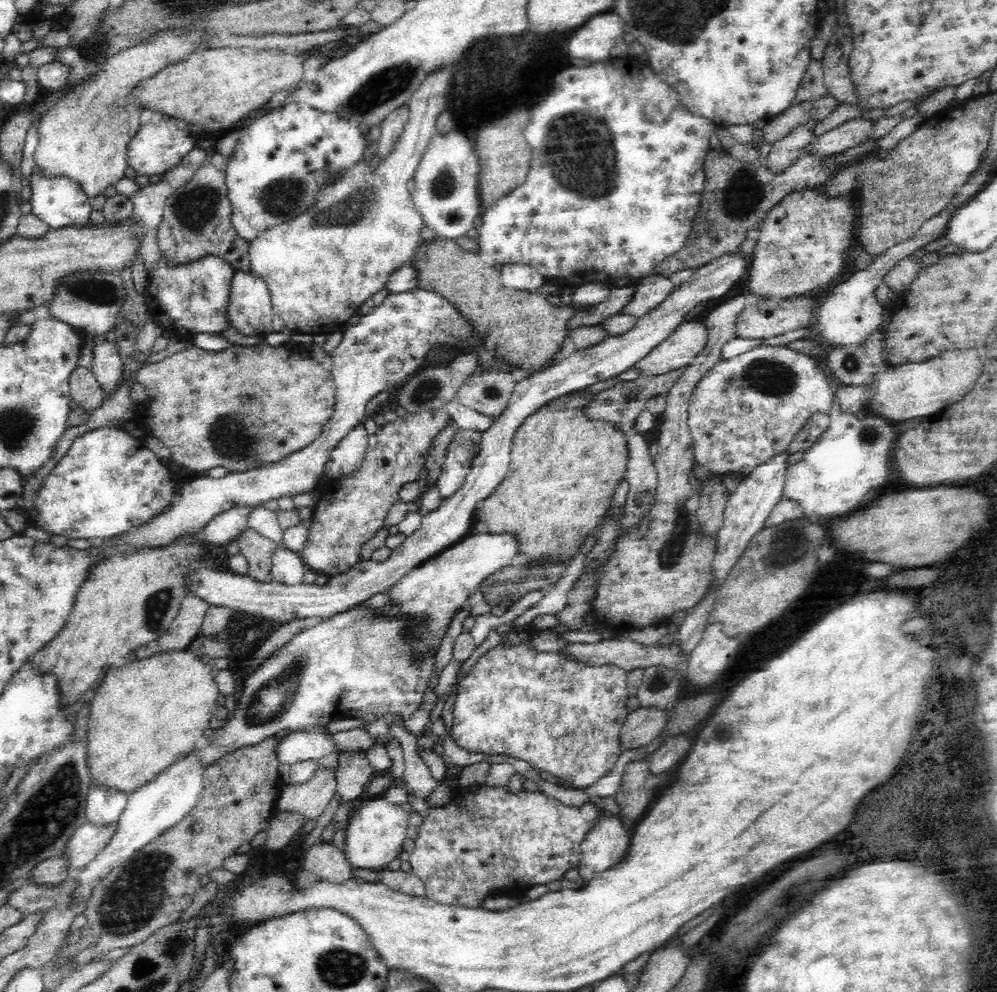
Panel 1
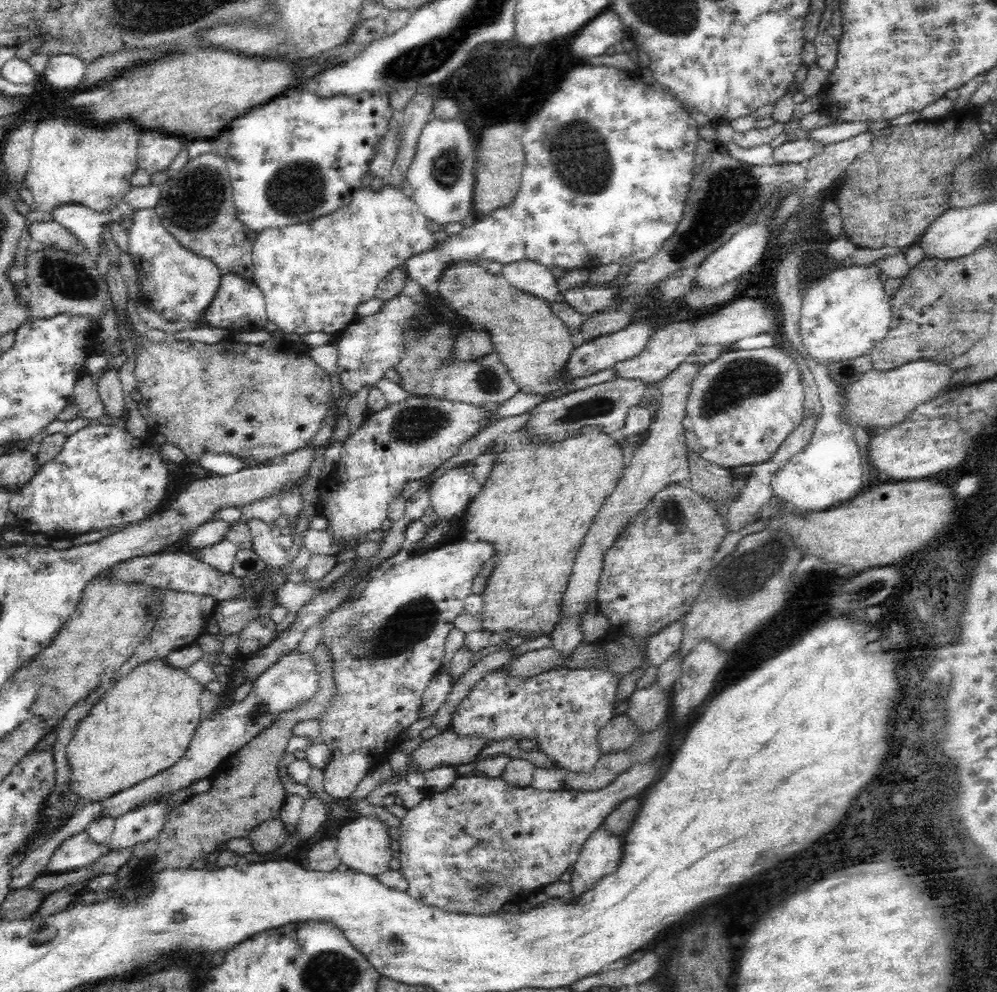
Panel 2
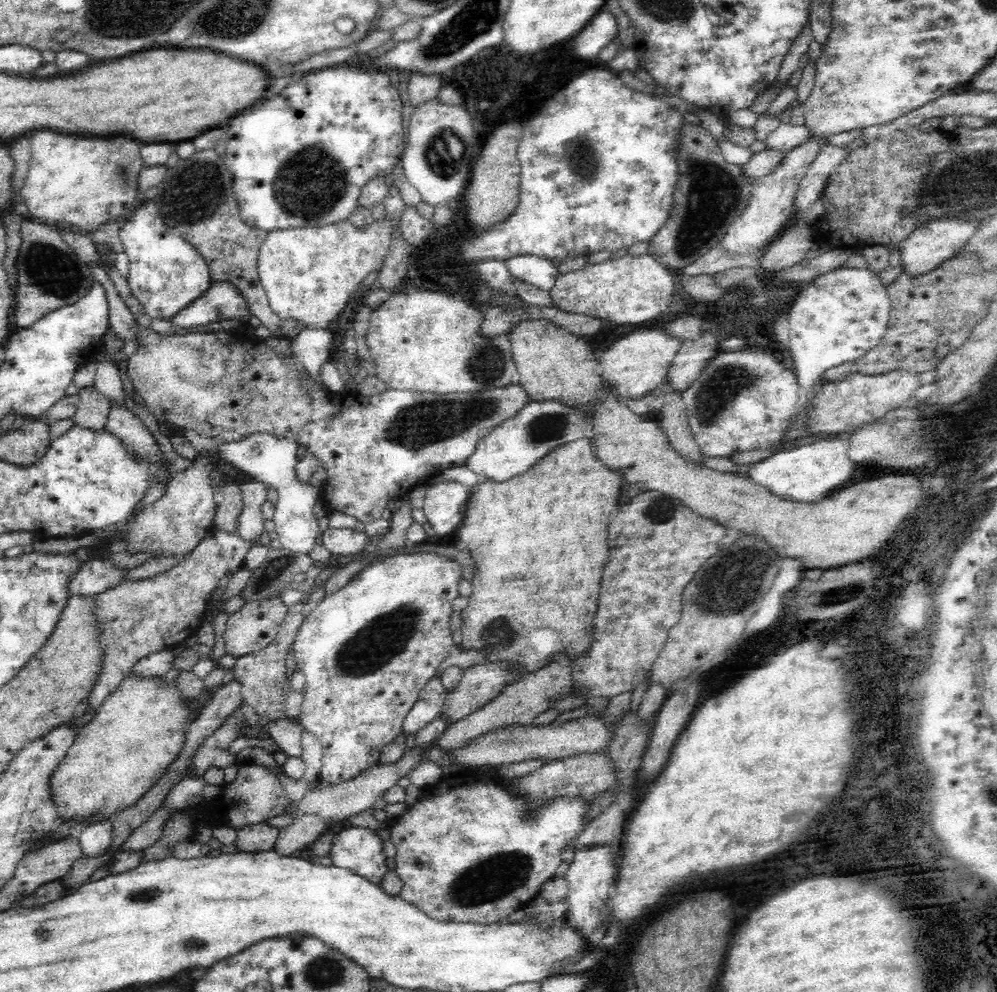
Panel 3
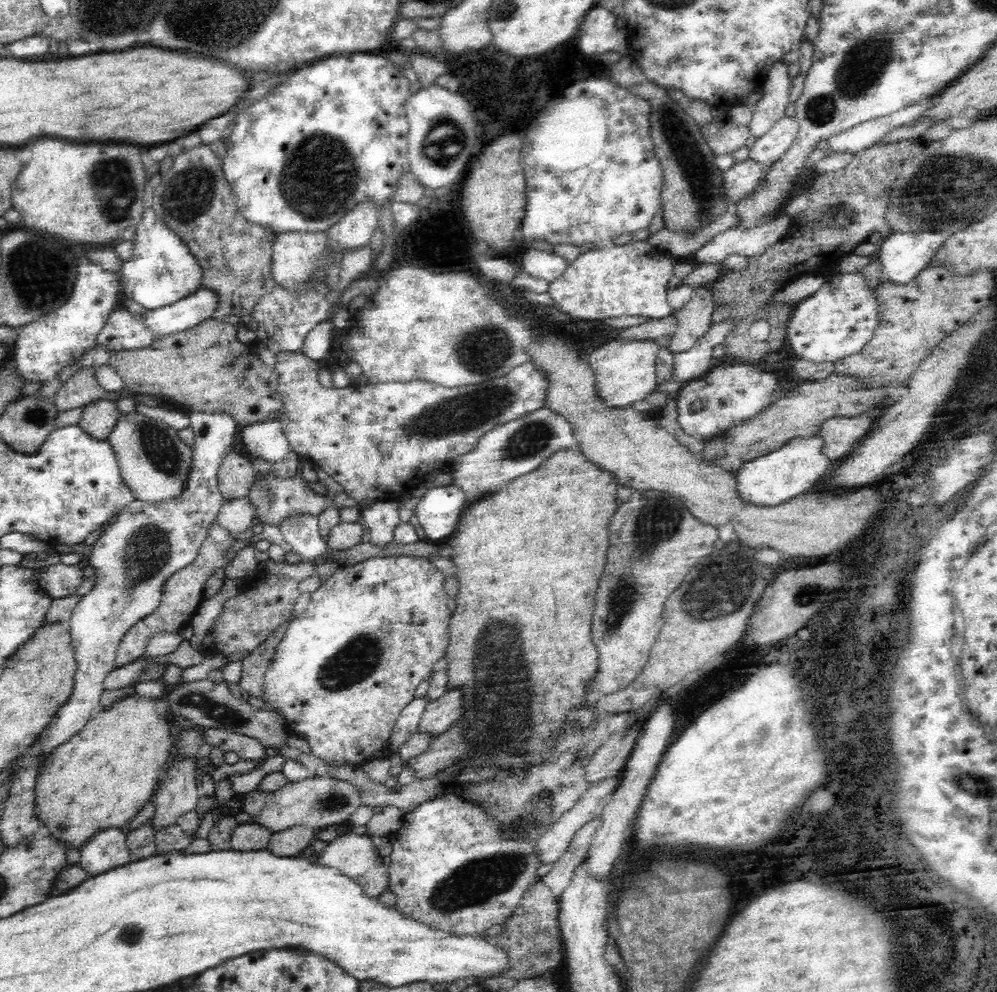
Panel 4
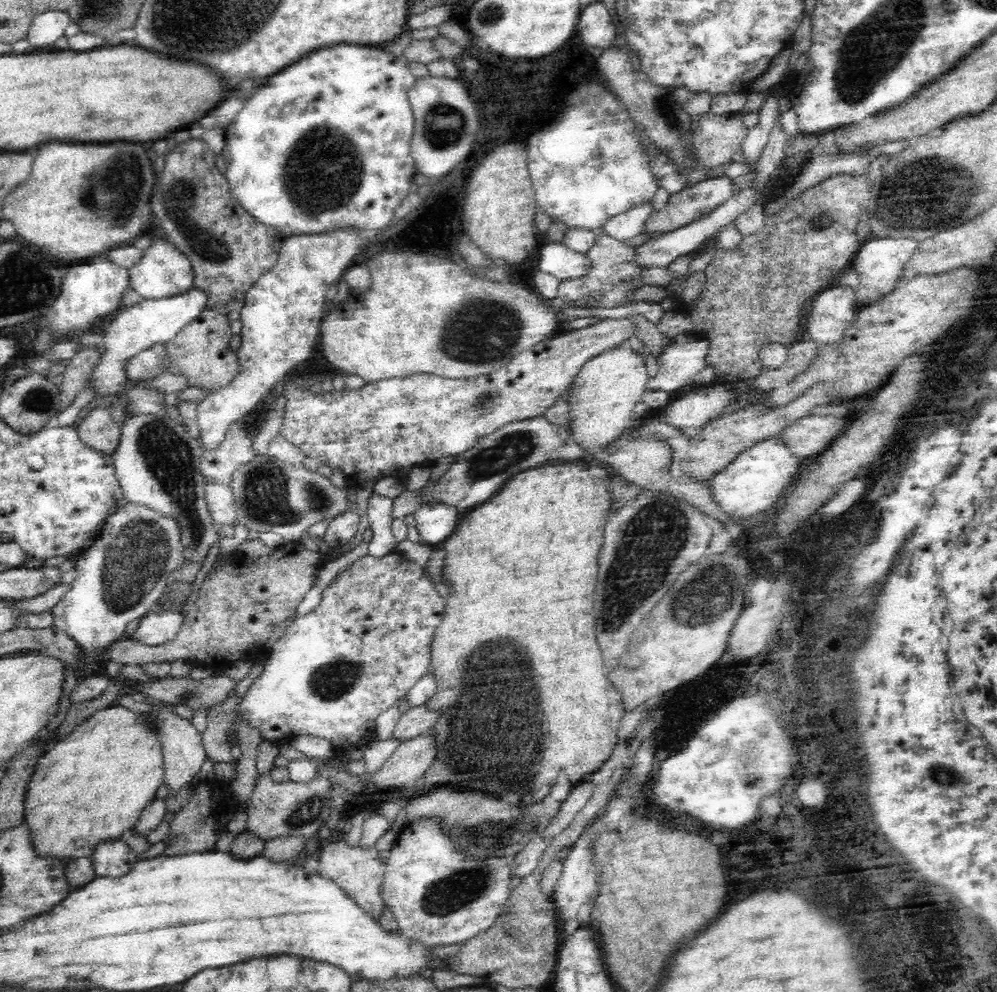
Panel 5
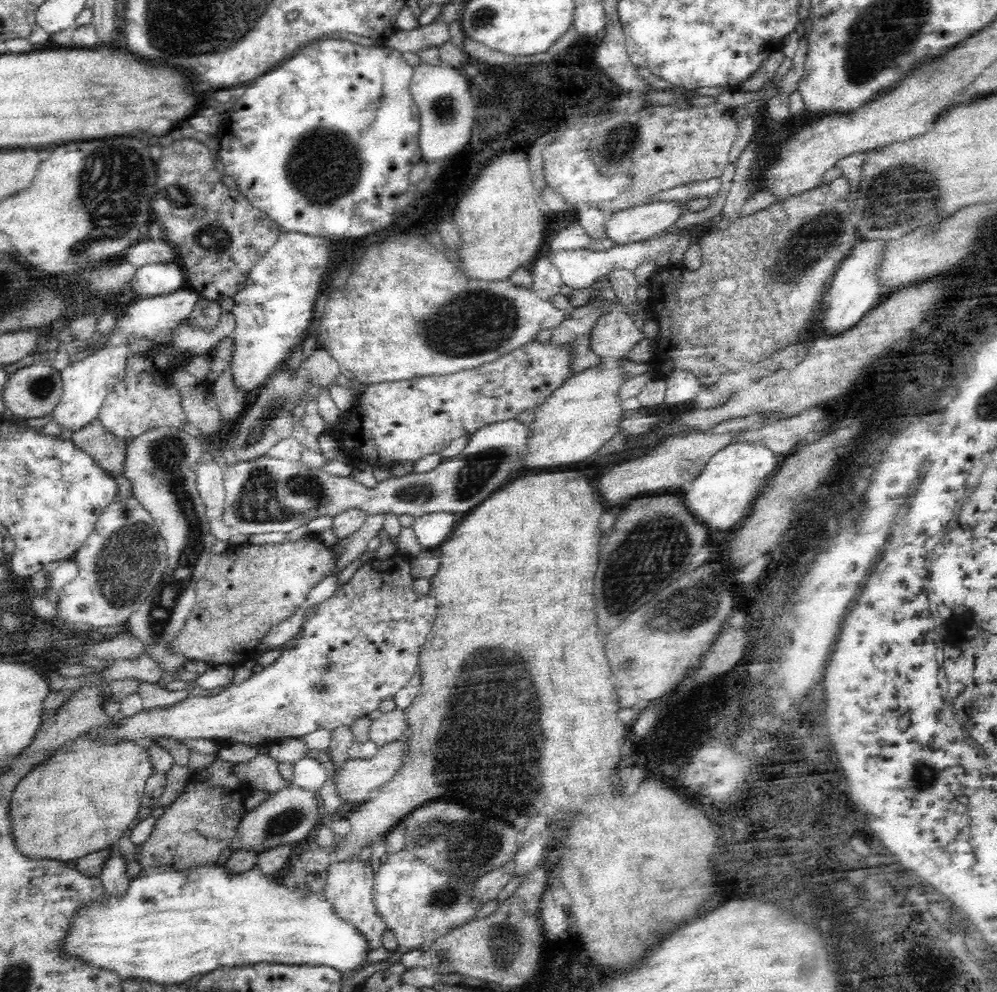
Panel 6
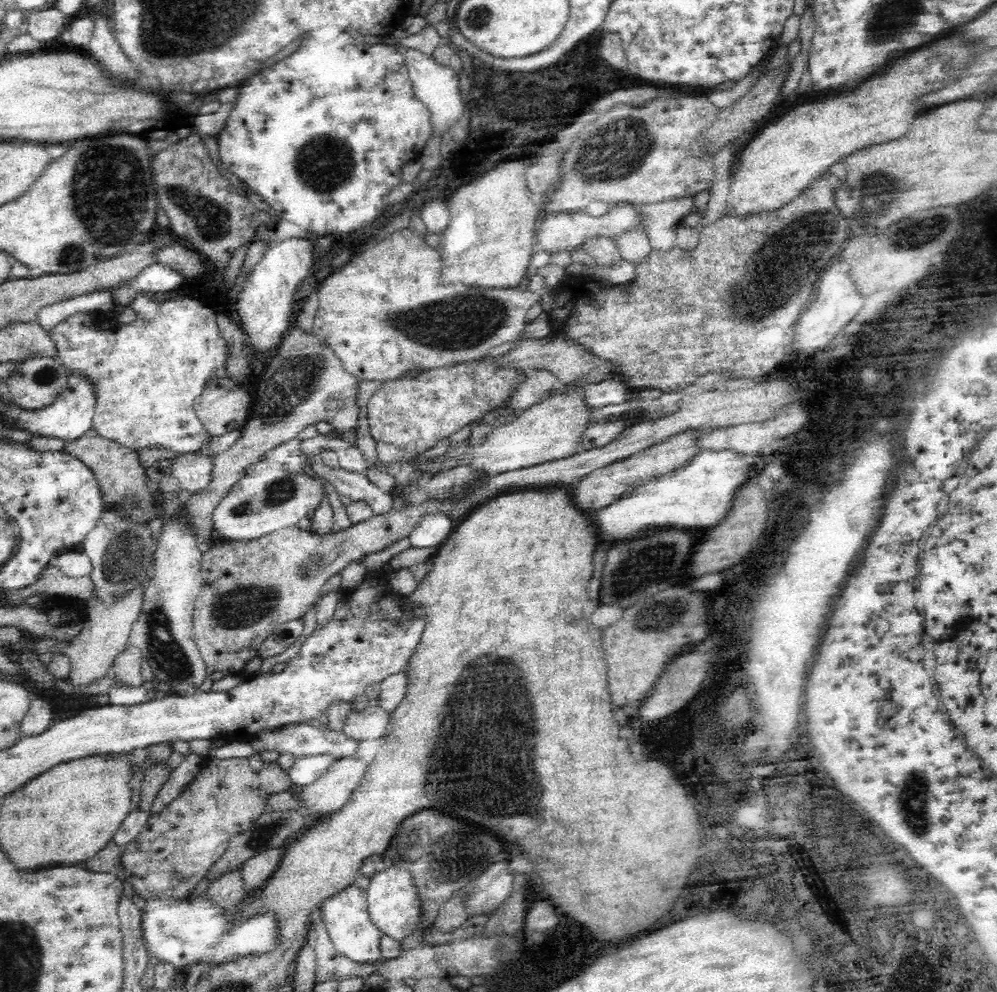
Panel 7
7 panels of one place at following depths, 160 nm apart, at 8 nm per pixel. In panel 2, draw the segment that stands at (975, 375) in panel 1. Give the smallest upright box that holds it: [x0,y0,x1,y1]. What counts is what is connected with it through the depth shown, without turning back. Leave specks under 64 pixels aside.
[844,360,957,433]

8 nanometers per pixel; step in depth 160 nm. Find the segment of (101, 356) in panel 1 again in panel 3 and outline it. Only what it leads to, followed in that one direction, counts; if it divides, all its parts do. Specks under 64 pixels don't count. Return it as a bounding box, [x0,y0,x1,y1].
[105,403,175,483]

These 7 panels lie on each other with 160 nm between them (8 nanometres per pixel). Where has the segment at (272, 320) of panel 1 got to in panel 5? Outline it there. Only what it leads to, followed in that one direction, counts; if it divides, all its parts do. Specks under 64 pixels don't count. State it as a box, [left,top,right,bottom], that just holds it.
[88,289,208,396]

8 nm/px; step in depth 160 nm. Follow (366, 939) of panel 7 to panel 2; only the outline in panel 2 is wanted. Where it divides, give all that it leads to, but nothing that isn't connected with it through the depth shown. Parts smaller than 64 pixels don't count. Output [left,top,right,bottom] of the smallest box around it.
[336,816,392,877]

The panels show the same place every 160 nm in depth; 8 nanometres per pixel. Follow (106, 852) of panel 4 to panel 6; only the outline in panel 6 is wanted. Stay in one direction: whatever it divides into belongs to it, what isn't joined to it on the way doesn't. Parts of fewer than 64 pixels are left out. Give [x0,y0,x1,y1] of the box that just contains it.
[98,846,130,900]

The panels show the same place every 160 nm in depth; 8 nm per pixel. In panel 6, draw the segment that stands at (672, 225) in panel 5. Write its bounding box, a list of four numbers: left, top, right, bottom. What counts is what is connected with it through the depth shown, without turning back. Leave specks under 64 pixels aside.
[601,201,686,245]

